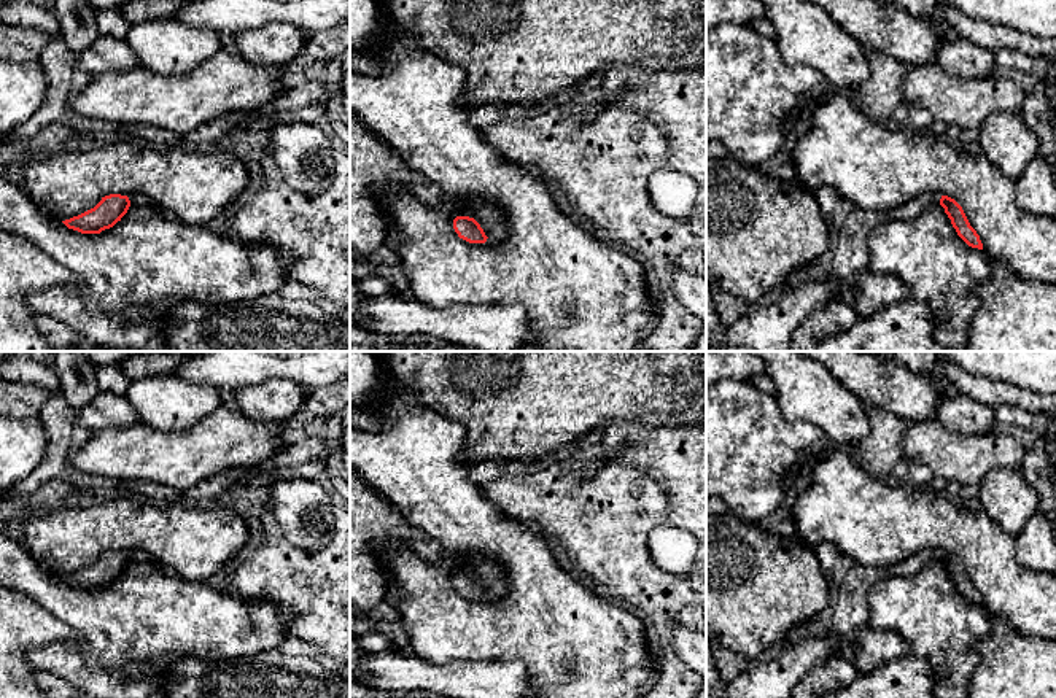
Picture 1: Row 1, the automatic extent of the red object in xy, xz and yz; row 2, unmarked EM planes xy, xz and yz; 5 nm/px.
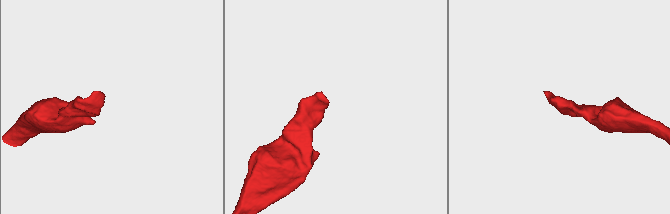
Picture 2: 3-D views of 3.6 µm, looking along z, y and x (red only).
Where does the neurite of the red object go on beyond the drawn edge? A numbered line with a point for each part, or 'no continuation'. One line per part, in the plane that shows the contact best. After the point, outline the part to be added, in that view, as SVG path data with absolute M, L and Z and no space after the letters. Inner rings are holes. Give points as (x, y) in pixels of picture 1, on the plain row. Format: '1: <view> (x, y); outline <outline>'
1: xz (490, 574); outline M476 556L471 560L471 566L488 595L499 596L506 591L507 577L498 563Z

